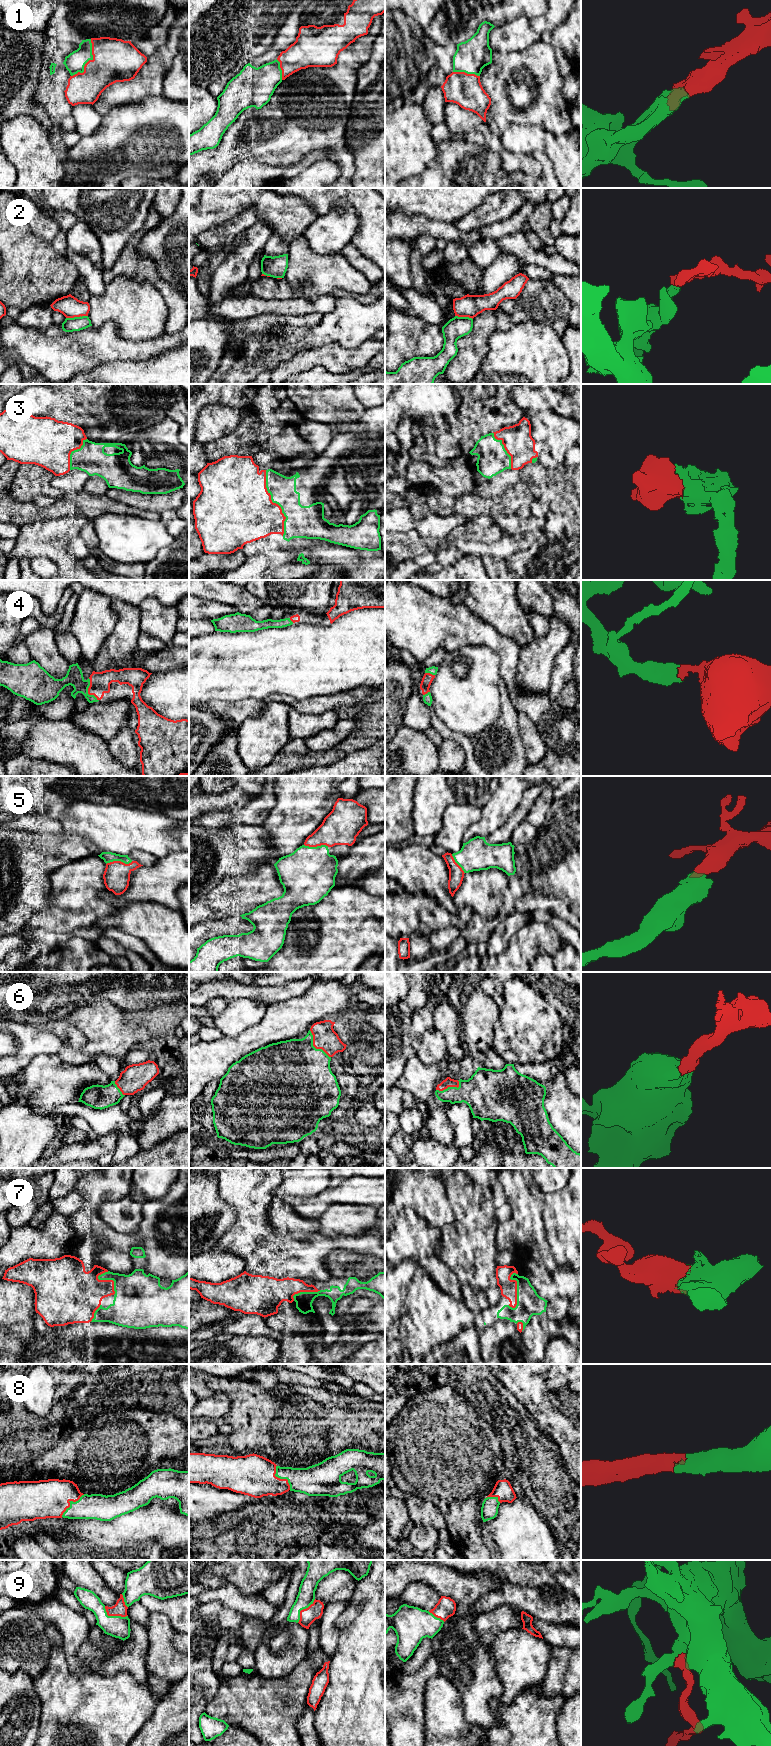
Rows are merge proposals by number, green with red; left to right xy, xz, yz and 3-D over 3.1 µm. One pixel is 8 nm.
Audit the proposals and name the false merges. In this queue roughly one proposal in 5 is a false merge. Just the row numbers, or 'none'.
2

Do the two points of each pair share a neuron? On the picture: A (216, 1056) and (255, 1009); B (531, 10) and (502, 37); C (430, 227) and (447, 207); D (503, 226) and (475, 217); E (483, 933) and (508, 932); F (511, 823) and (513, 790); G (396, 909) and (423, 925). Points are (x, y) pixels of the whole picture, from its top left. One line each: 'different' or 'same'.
A: different
B: different
C: different
D: different
E: different
F: different
G: same

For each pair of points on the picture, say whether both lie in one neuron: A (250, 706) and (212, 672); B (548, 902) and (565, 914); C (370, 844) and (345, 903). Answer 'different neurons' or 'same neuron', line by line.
A: different neurons
B: same neuron
C: different neurons

